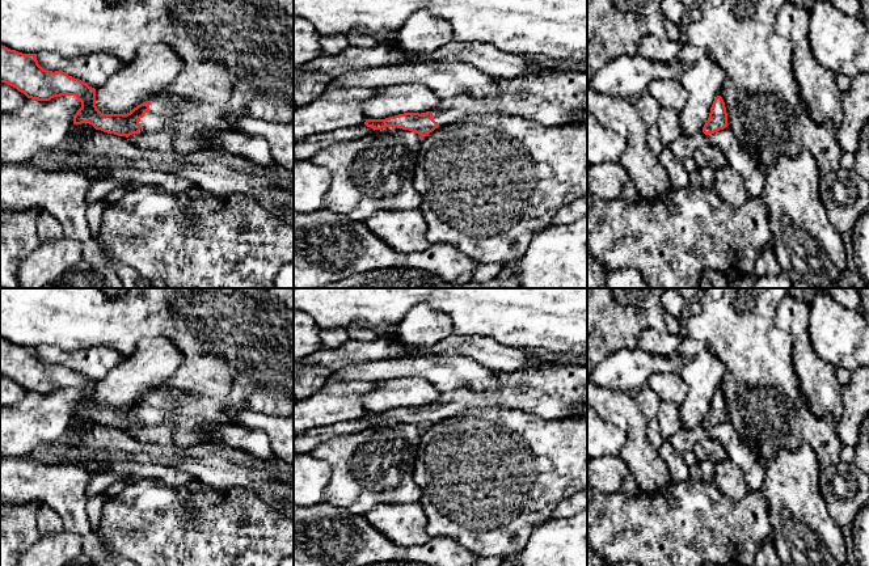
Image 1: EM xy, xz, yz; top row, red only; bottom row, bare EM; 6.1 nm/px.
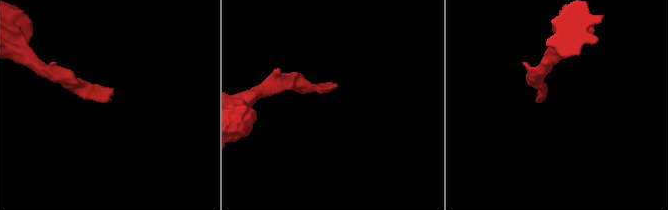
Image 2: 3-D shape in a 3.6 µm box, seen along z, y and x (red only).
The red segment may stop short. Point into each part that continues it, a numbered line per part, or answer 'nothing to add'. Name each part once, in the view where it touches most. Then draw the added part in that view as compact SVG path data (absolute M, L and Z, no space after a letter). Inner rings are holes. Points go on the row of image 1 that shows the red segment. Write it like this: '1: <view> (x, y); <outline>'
1: xy (163, 109); M161 94L149 104L149 111L139 119L140 134L159 132L170 130L174 126L178 109L183 105L183 100L176 96Z

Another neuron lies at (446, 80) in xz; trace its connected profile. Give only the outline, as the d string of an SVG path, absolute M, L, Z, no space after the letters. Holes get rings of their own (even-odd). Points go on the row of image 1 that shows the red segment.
M415 63L388 67L372 67L350 71L332 77L325 90L349 88L377 89L396 84L421 84L440 100L459 94L488 97L499 94L495 79L482 73L468 63Z

